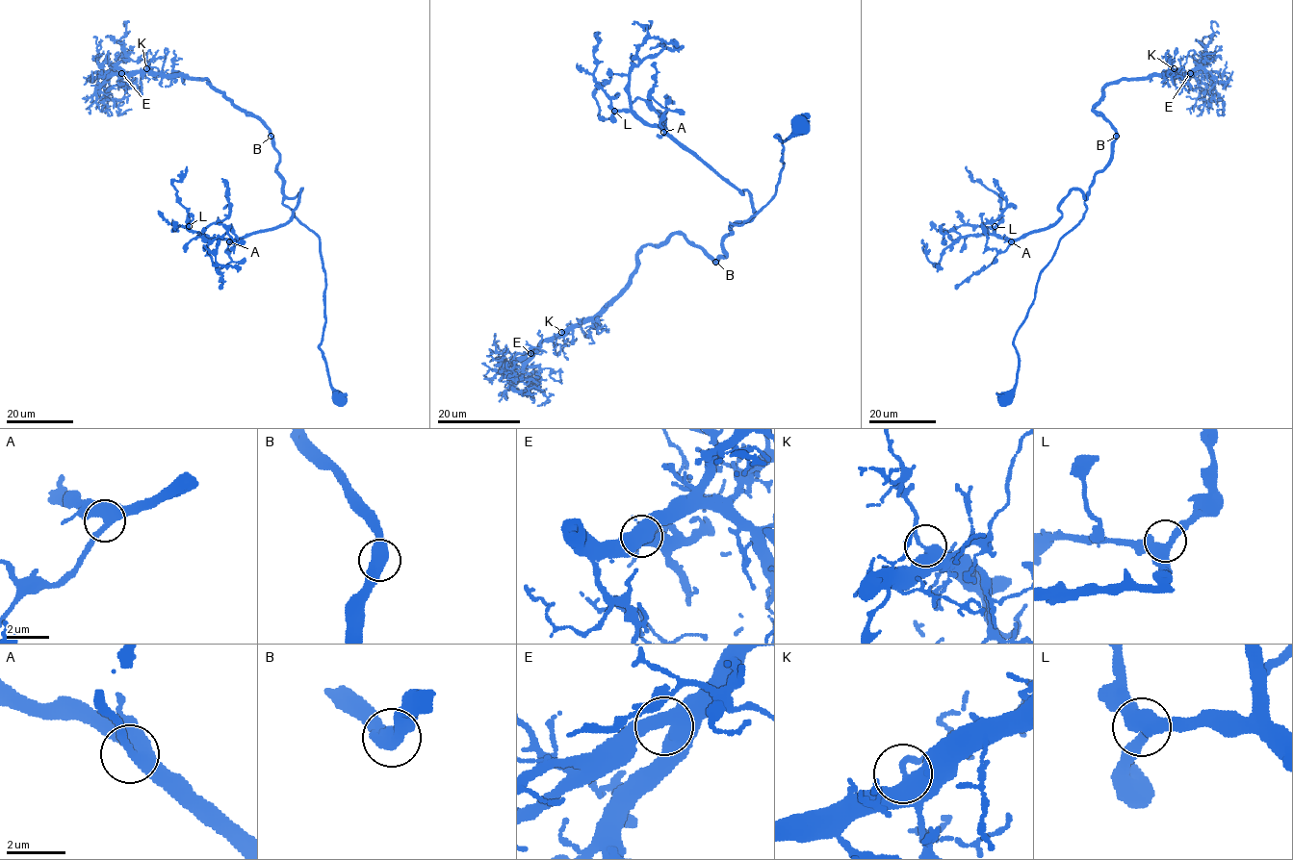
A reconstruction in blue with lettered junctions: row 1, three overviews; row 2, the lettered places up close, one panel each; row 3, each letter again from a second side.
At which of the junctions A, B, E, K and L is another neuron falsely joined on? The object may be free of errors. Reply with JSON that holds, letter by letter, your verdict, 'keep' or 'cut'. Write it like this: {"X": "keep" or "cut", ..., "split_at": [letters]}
{"A": "keep", "B": "keep", "E": "keep", "K": "keep", "L": "keep", "split_at": []}

